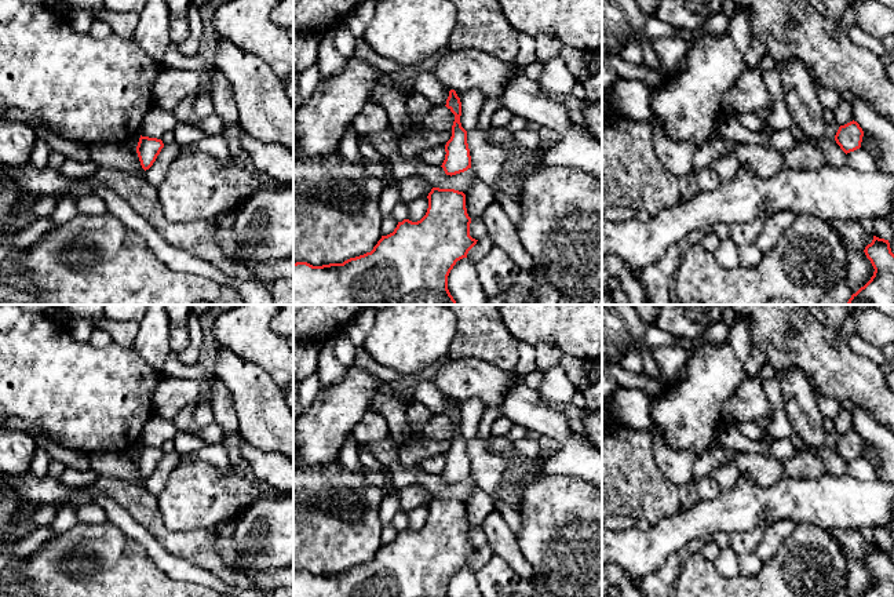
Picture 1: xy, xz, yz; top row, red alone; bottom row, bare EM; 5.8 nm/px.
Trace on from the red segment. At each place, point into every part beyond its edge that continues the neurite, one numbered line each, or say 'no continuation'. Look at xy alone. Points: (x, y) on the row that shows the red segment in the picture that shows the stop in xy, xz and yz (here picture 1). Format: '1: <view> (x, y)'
no continuation

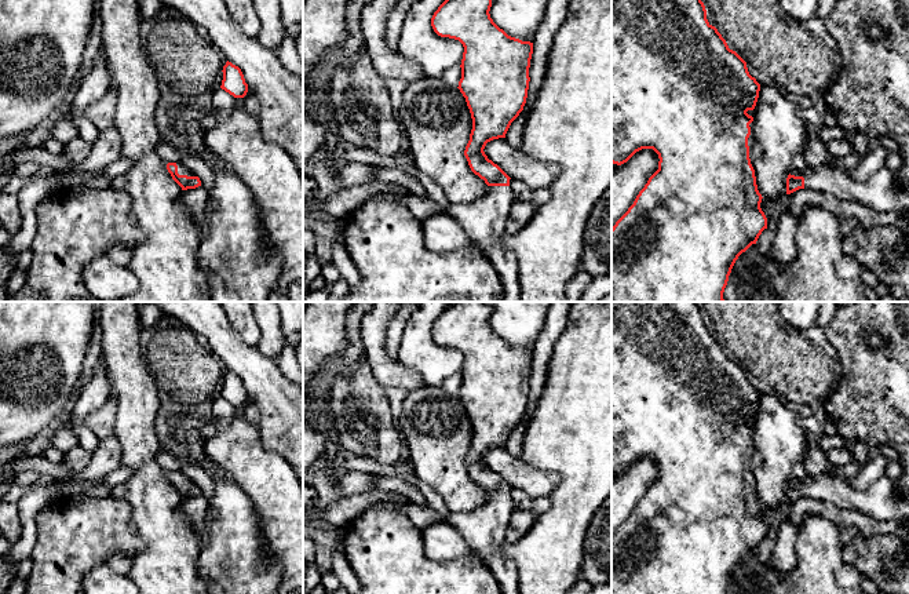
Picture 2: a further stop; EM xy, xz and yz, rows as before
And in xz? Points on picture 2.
1: xz (485, 221)

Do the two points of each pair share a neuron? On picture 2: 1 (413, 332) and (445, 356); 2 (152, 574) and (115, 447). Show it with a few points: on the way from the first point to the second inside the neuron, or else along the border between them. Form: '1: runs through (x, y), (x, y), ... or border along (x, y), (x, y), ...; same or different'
1: runs through (422, 341), (437, 356); same
2: border along (115, 432), (121, 451), (120, 465); different

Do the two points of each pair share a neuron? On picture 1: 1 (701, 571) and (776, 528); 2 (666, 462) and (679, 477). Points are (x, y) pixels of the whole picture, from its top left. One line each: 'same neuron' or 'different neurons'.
1: different neurons
2: same neuron

